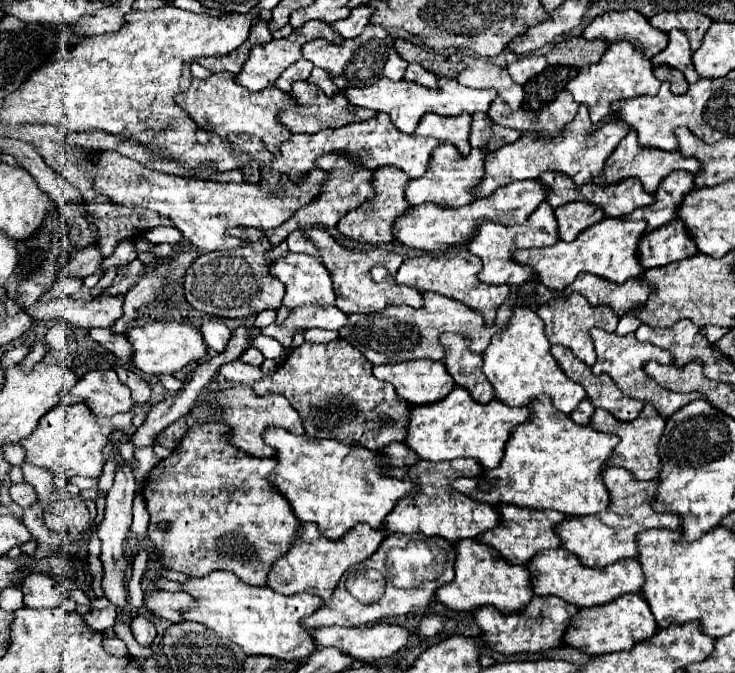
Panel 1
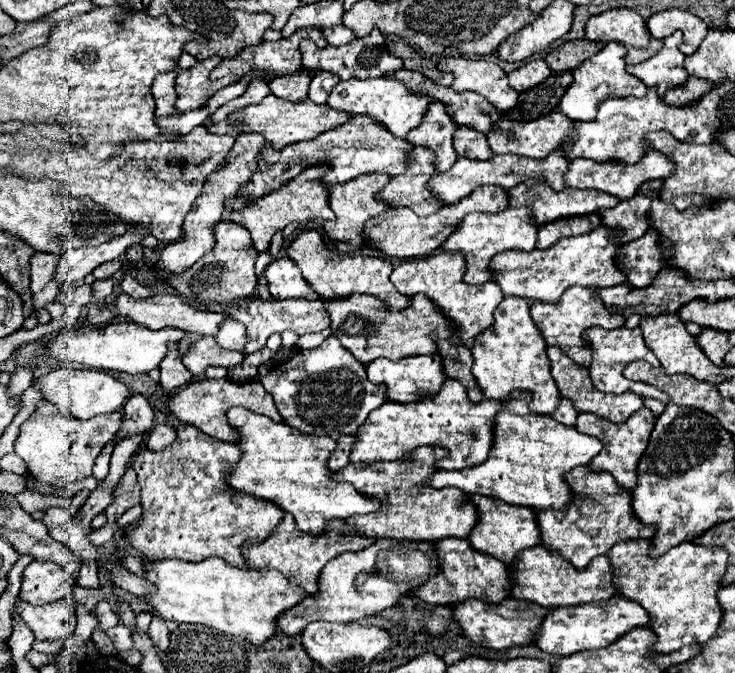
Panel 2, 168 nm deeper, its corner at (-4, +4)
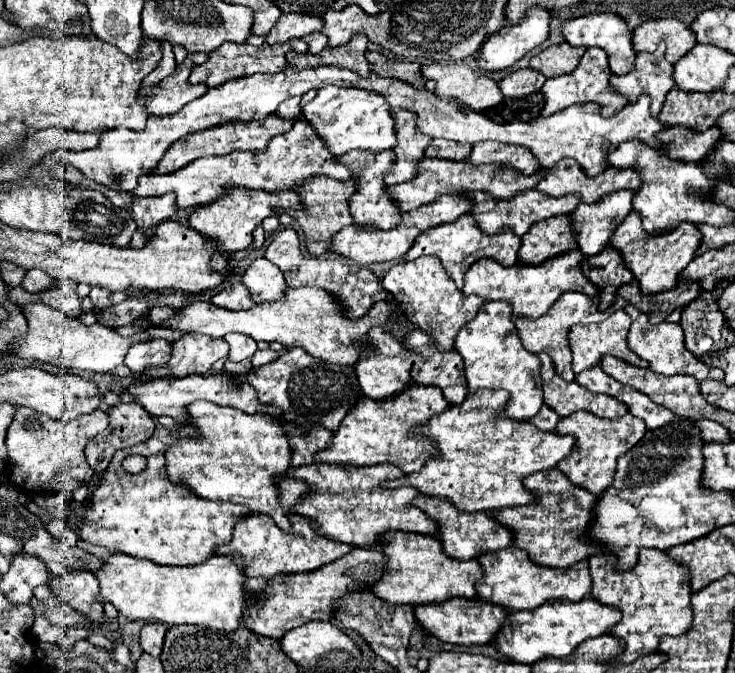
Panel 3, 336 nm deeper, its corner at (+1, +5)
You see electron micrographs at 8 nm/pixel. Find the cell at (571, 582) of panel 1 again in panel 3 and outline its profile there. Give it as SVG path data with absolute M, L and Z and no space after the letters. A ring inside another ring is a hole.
M514 545L502 549L502 551L486 553L486 555L478 557L478 561L484 569L484 579L478 581L478 585L476 585L478 597L488 601L488 603L508 607L510 611L536 609L550 599L582 601L584 597L590 595L590 589L592 589L592 577L588 571L588 561L574 563L572 567L566 567L566 569L552 569L552 567L536 565L524 549L518 549Z

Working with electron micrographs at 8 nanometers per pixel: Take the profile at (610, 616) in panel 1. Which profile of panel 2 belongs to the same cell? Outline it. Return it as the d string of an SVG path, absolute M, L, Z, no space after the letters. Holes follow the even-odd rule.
M613 596L609 600L589 602L589 604L581 604L581 606L561 606L561 608L551 610L543 618L533 642L539 650L543 650L547 654L571 656L575 652L609 646L619 636L629 632L631 628L645 626L649 622L647 618L649 618L647 612L639 604L633 604L633 600L625 600L623 596Z

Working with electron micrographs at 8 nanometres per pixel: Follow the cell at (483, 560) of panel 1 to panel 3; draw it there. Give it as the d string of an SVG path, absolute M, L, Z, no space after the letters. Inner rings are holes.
M390 533L384 537L382 553L388 561L388 573L372 587L380 599L398 605L424 605L424 603L442 603L452 597L476 599L476 579L484 575L476 559L458 561L448 559L440 547L440 539L420 533Z

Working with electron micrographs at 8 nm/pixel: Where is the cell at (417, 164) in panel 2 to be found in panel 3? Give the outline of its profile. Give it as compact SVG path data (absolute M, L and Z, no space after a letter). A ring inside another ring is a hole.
M392 149L380 153L350 151L348 155L340 157L340 161L352 171L352 177L358 179L358 189L350 199L350 213L356 225L374 225L378 229L390 229L400 223L402 211L400 207L396 207L396 203L392 203L392 195L388 195L388 185L384 183L384 175L388 173L388 167L392 167L392 159L396 159L396 155L392 155Z

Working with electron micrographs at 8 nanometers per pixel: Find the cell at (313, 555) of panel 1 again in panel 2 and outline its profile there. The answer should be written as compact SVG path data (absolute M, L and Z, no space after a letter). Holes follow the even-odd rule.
M285 514L279 522L279 526L263 540L263 542L245 542L241 546L243 558L251 568L275 568L279 572L283 572L293 584L301 586L307 594L317 592L317 578L319 572L323 570L323 566L333 560L335 556L347 552L347 550L363 550L367 546L373 544L373 538L365 538L365 536L357 536L357 534L347 534L341 536L341 532L351 530L345 520L331 520L329 526L319 534L319 536L309 536L303 532L297 532L297 526L293 524L293 516Z

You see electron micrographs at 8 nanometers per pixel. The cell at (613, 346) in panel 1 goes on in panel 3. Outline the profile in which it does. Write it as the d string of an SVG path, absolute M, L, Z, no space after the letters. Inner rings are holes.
M614 311L606 321L602 323L594 323L594 325L574 325L570 335L568 335L568 343L570 343L570 349L572 349L572 369L574 373L582 373L586 369L592 369L596 365L600 365L600 359L604 355L614 355L614 357L620 357L628 363L640 363L644 359L640 359L634 351L630 351L628 347L628 331L630 331L630 325L632 325L632 319L626 311Z

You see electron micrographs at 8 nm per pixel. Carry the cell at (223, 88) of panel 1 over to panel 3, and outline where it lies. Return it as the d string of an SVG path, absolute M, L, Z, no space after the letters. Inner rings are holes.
M204 53L188 55L180 65L176 65L176 71L164 77L158 85L142 87L140 95L146 99L146 111L150 115L170 115L180 111L188 101L194 101L196 97L204 95L208 87L188 83L192 67L204 61L206 61Z

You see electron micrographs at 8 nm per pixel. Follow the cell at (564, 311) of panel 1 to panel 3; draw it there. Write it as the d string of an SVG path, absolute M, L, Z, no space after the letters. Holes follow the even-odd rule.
M566 291L564 295L560 295L560 299L550 307L550 311L538 319L532 317L516 317L516 329L520 333L522 345L528 347L530 353L540 353L546 351L556 365L556 373L564 379L564 381L574 381L574 371L572 371L572 353L568 347L568 333L572 325L588 325L588 323L600 323L608 317L608 311L600 311L598 309L598 299L590 297L590 295L582 295L578 291Z

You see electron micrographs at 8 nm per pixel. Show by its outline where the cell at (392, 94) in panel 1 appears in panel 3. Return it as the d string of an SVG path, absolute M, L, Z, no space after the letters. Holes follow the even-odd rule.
M322 87L318 95L302 107L306 121L318 131L318 135L326 141L328 149L334 155L344 155L352 149L370 149L370 151L384 151L396 145L396 125L394 115L384 103L382 95L374 91L364 91L358 87Z

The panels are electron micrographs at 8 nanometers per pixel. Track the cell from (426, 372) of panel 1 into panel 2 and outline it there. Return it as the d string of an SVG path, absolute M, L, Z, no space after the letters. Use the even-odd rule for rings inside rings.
M437 352L427 356L407 356L397 362L379 358L367 366L367 378L373 380L373 384L385 384L385 396L391 402L413 402L421 396L433 396L445 382L445 374L441 372L441 358Z

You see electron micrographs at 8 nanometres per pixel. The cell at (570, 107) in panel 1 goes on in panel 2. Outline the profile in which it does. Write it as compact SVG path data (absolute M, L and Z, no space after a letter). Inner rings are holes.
M551 112L531 122L501 120L505 132L489 132L487 142L495 154L529 154L529 158L547 158L559 148L565 134L573 130L573 122L561 112Z

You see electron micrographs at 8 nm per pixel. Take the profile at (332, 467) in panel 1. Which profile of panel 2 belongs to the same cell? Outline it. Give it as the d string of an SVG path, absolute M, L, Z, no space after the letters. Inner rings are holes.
M243 406L229 408L227 420L229 426L239 432L237 446L241 448L241 458L225 482L237 492L269 500L283 512L293 514L301 532L317 536L321 530L325 530L329 520L369 514L377 510L379 500L359 494L351 484L331 480L327 458L335 448L335 440L329 440L329 436L321 438L301 434L289 424L273 422L267 416L253 414Z

